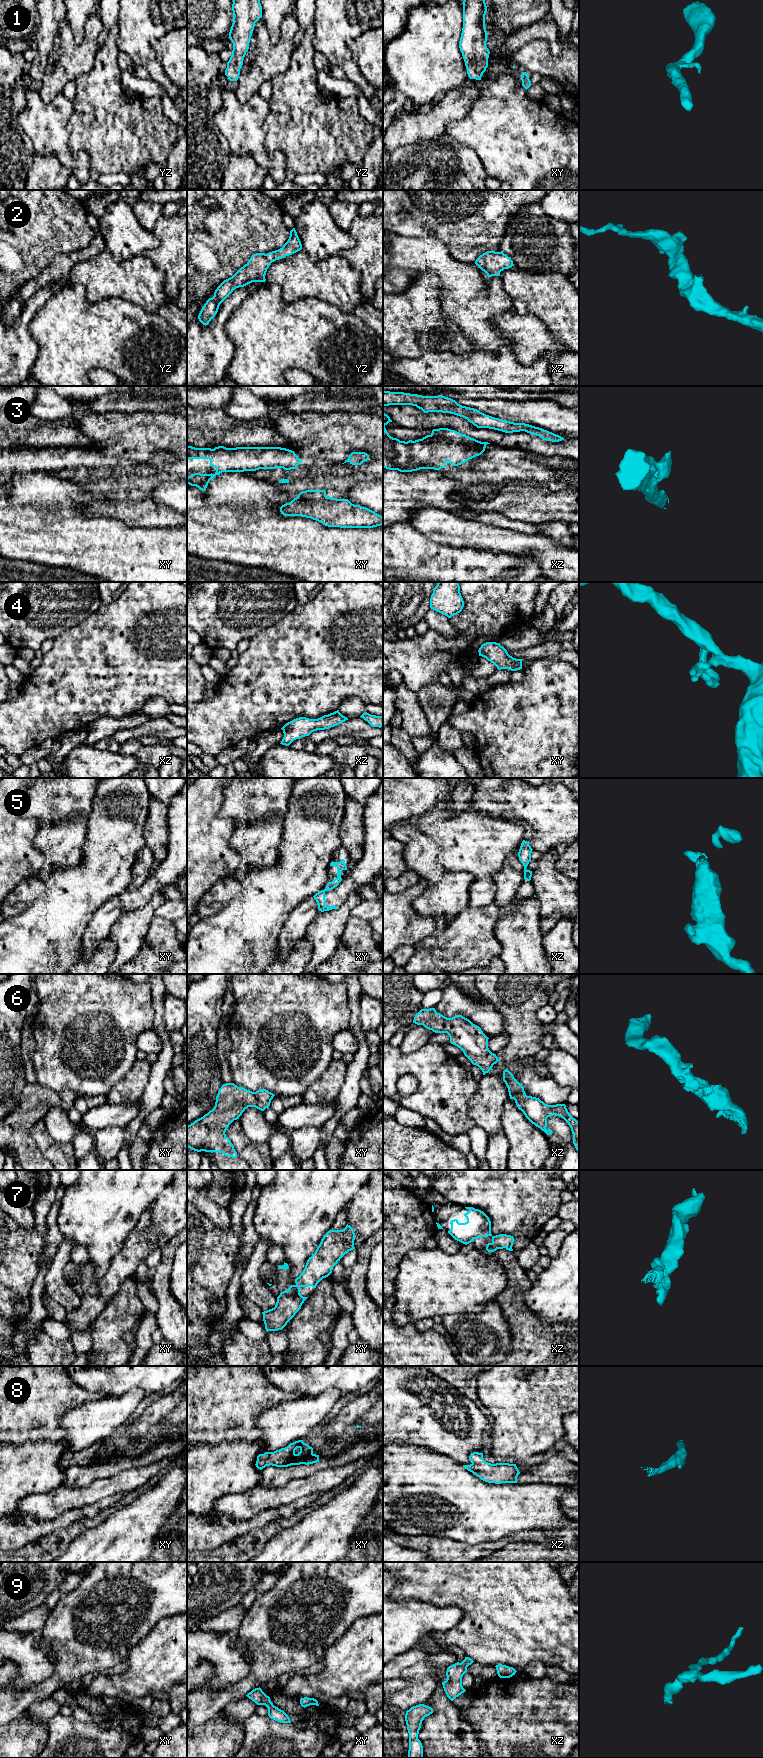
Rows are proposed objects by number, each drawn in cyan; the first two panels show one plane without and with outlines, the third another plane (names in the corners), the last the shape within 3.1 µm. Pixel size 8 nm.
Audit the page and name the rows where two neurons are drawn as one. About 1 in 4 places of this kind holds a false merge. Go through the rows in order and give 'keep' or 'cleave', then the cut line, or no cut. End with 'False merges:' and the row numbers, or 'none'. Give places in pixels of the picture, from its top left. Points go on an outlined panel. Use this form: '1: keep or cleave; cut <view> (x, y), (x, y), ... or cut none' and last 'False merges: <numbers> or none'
1: keep; cut none
2: keep; cut none
3: keep; cut none
4: keep; cut none
5: cleave; cut xy (325, 888), (331, 889)
6: keep; cut none
7: keep; cut none
8: keep; cut none
9: keep; cut none
False merges: 5

